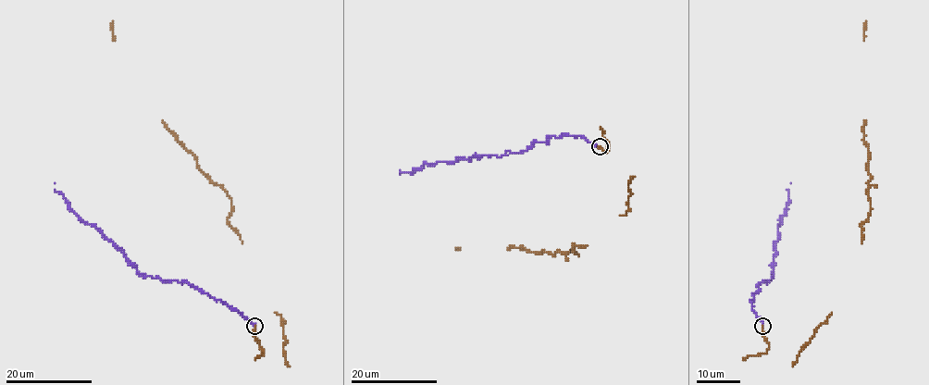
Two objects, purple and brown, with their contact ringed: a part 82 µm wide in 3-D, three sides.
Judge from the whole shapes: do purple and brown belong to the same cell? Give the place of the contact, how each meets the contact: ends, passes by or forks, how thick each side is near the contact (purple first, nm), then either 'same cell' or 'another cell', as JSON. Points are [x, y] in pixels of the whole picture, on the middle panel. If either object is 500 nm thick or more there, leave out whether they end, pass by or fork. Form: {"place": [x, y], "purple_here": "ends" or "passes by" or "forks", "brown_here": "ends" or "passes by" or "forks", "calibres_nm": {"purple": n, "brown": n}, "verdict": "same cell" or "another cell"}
{"place": [600, 146], "purple_here": "ends", "brown_here": "ends", "calibres_nm": {"purple": 280, "brown": 190}, "verdict": "same cell"}

